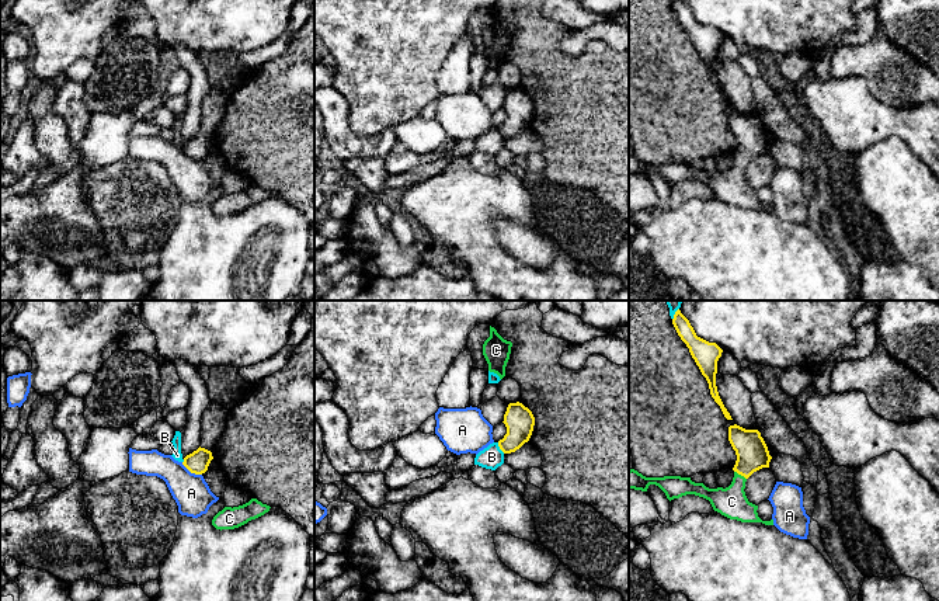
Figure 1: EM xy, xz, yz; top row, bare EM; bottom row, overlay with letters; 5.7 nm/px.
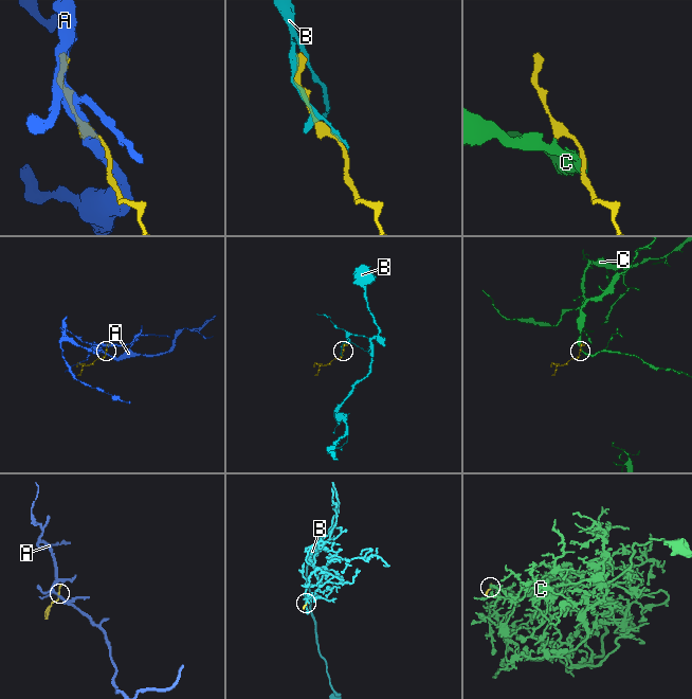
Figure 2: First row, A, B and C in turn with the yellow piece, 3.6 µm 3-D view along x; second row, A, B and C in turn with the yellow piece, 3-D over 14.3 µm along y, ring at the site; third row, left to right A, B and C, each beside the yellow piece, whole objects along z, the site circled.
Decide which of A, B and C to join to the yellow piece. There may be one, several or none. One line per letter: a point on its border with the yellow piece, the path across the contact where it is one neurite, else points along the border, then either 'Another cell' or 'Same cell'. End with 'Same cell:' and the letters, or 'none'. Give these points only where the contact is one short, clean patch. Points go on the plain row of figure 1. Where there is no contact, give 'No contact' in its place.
A: Touches yellow at xy (191, 157). Boundary: xy (181, 148), (191, 157), (201, 160). Another cell
B: Touches yellow at xz (500, 134). Another cell
C: Touches yellow at yz (740, 159). Path across: yz (751, 136), (751, 142), (740, 159), (731, 187). Same cell
Same cell: C

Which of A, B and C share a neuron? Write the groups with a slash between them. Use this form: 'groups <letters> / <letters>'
groups A / B / C

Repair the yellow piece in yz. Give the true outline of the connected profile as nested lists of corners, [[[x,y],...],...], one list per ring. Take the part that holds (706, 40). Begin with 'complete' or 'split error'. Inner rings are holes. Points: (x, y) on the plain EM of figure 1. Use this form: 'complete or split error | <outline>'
complete | [[[674,0],[672,10],[681,25],[689,34],[689,38],[702,60],[706,63],[712,83],[720,91],[724,103],[727,105],[733,105],[720,84],[716,72],[717,46],[721,42],[723,35],[716,28],[709,28],[698,22],[689,6],[684,0]]]

